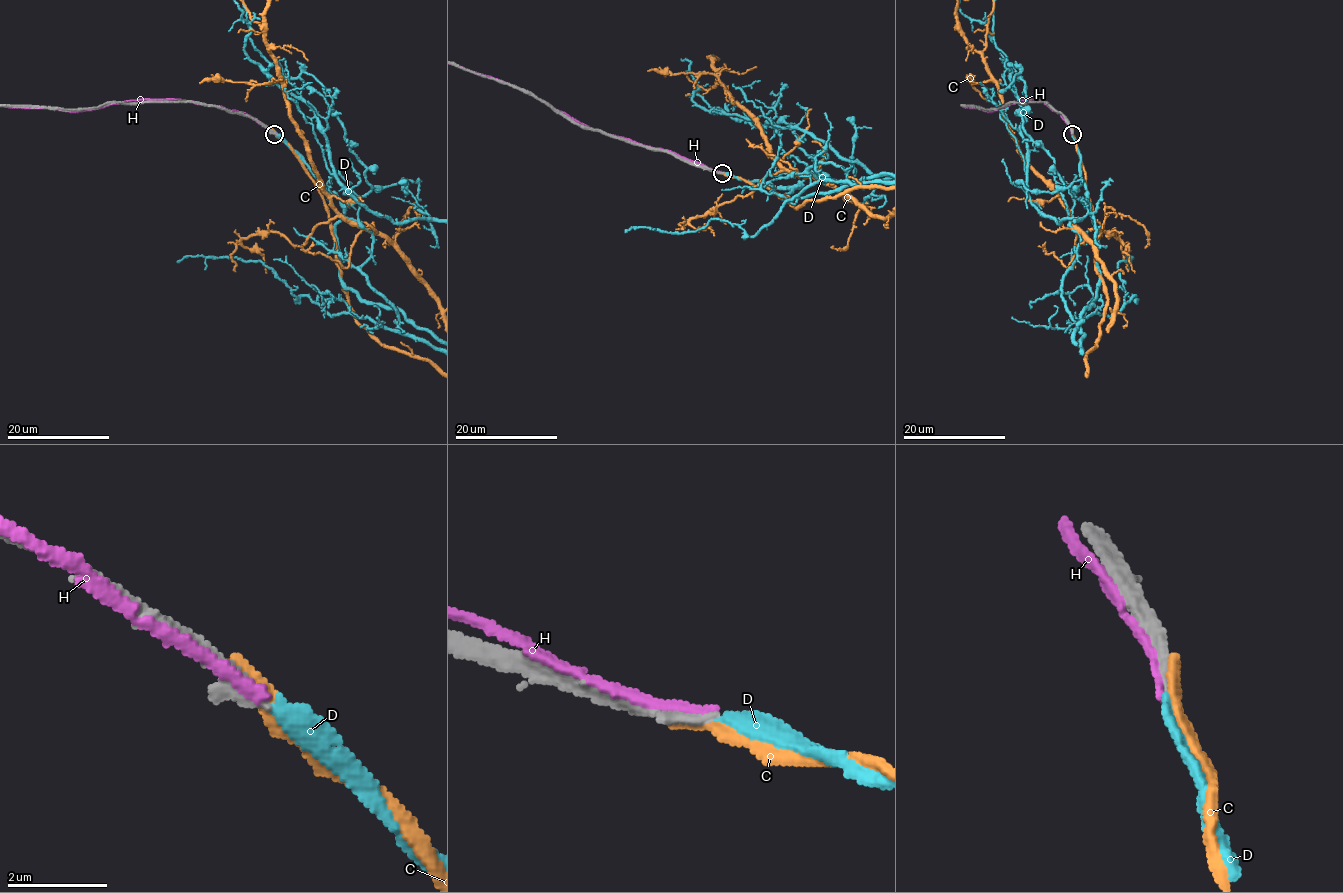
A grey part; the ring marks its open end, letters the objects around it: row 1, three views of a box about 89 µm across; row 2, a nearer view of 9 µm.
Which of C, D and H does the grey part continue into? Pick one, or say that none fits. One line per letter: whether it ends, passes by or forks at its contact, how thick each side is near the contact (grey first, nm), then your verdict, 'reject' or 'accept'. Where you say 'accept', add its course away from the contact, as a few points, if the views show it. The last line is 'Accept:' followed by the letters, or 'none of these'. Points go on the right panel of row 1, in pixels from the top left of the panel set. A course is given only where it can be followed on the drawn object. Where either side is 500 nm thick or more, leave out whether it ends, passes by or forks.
C: it ends there; 360 nm thick on the grey side, 360 nm on the other; reject
D: it ends there; 280 nm thick on the grey side, 280 nm on the other; reject
H: it passes by; 280 nm thick on the grey side, 200 nm on the other; reject
Accept: none of these

